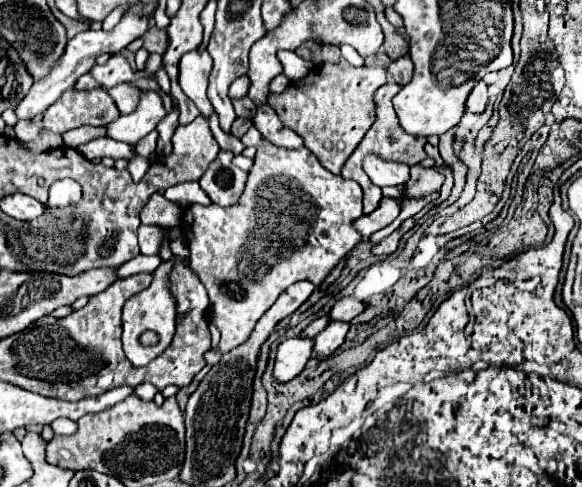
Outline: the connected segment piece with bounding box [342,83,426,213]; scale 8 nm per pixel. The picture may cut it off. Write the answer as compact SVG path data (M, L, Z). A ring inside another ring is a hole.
M386 83L382 85L376 95L374 95L374 103L376 103L376 121L374 125L368 129L368 133L364 135L362 143L356 147L356 151L350 155L350 159L346 161L346 165L342 167L342 175L346 179L356 181L358 185L364 191L364 213L372 213L378 203L382 199L383 195L381 188L374 185L368 175L364 175L364 167L362 167L362 159L366 155L378 155L380 159L390 159L390 161L398 161L398 163L406 163L406 165L418 165L420 161L426 159L426 153L424 153L424 145L426 145L426 137L414 137L414 135L408 135L400 123L398 123L398 117L394 113L394 107L392 107L392 97L400 91L400 85L398 83Z

